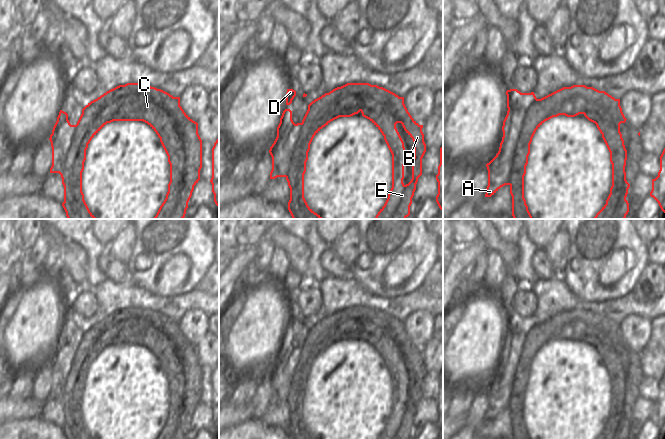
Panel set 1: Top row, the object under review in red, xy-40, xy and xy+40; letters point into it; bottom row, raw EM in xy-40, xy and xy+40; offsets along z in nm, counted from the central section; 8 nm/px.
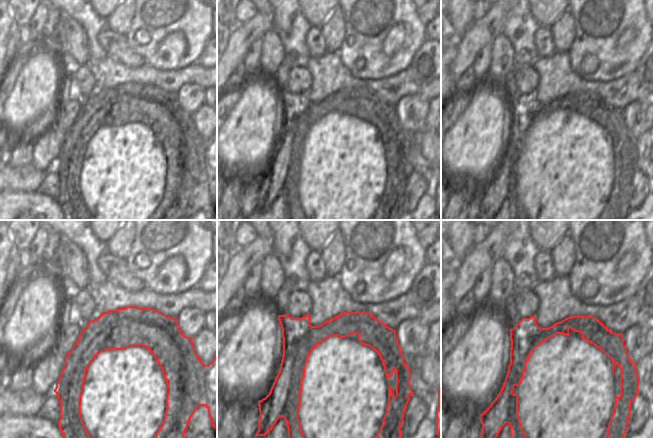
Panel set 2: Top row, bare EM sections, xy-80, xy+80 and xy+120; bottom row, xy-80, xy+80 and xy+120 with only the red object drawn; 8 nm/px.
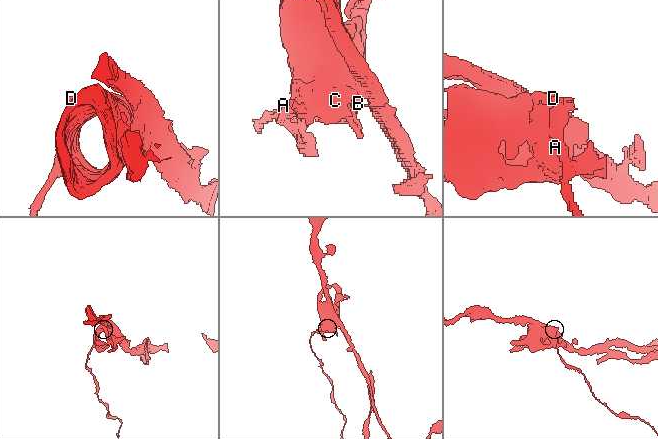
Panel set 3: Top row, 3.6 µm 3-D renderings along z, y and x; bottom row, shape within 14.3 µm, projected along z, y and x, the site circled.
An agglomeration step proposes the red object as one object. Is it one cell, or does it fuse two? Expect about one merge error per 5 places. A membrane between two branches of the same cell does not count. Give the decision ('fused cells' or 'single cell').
fused cells

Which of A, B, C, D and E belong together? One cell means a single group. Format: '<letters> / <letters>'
A D / B C E

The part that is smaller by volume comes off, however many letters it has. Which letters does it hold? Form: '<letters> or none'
A, D.

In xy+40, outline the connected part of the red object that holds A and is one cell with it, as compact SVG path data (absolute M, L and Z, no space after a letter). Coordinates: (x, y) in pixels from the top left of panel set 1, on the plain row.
M517 313L506 315L507 339L503 345L503 361L496 380L486 388L488 410L485 421L491 421L501 411L510 409L510 398L514 386L520 354L526 340L526 334L538 323L534 316L521 317Z

